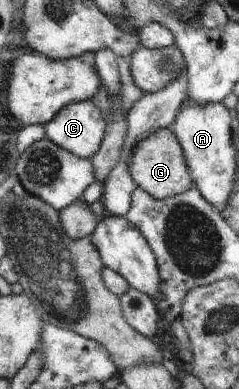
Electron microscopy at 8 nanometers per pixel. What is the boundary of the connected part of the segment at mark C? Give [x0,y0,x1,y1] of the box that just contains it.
[42,100,105,158]

